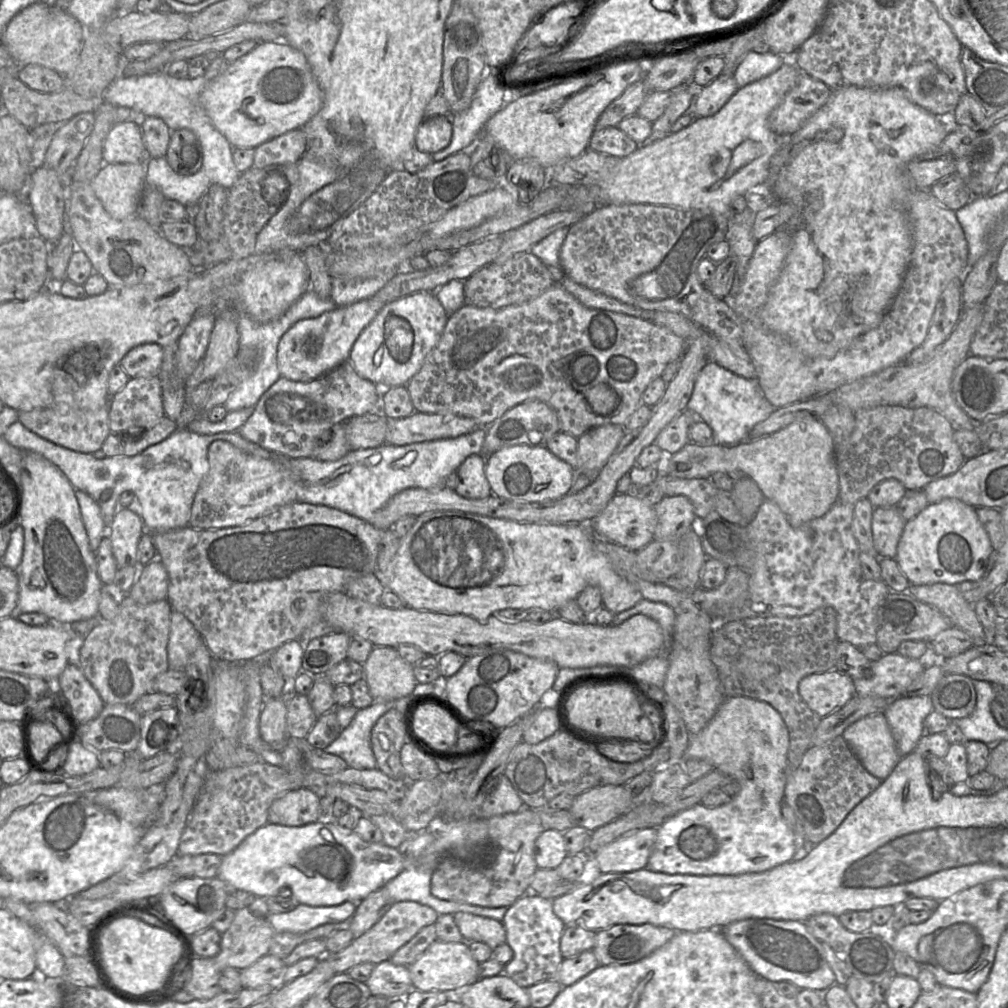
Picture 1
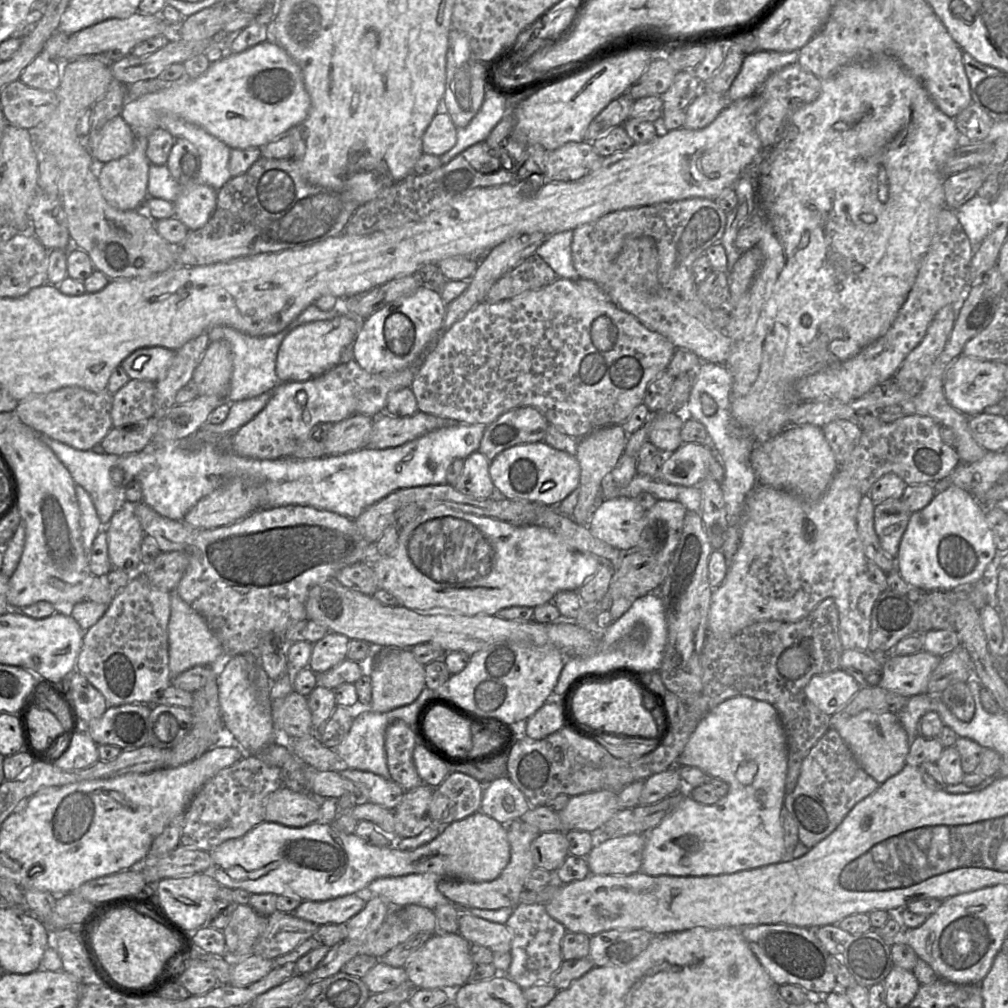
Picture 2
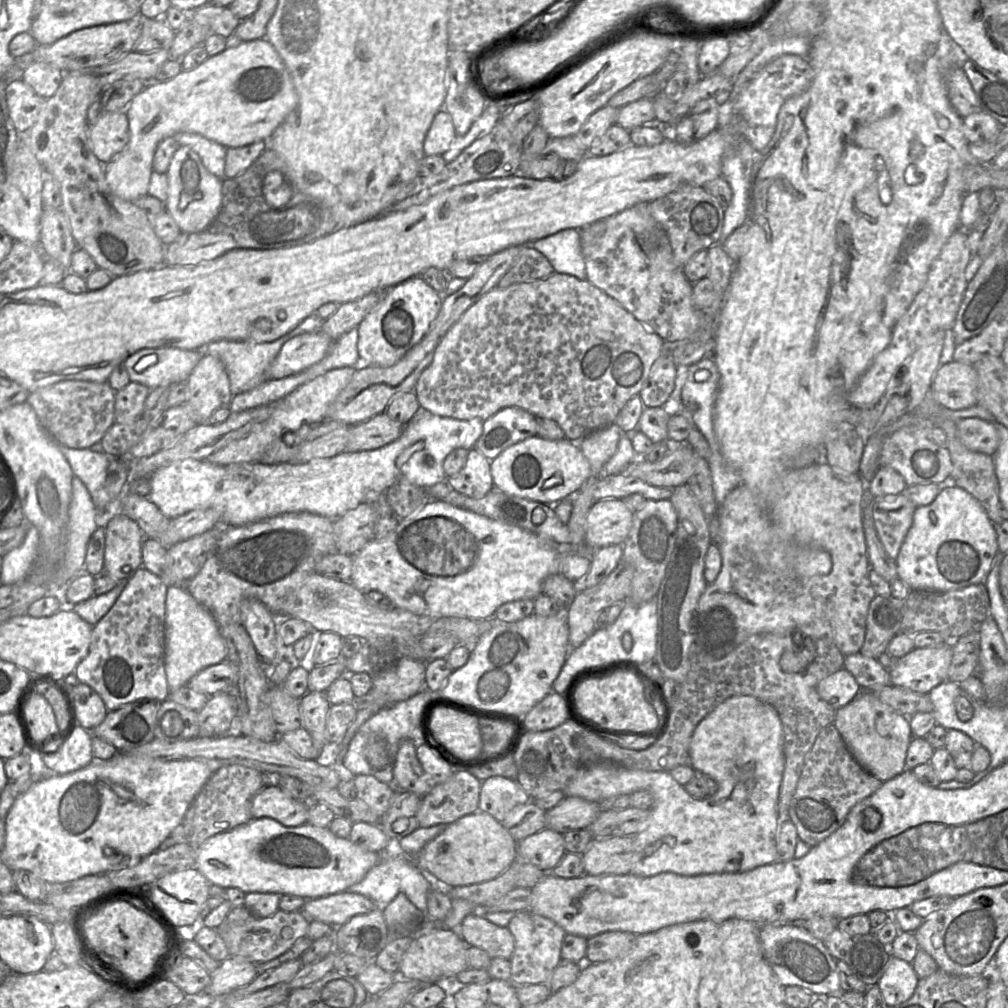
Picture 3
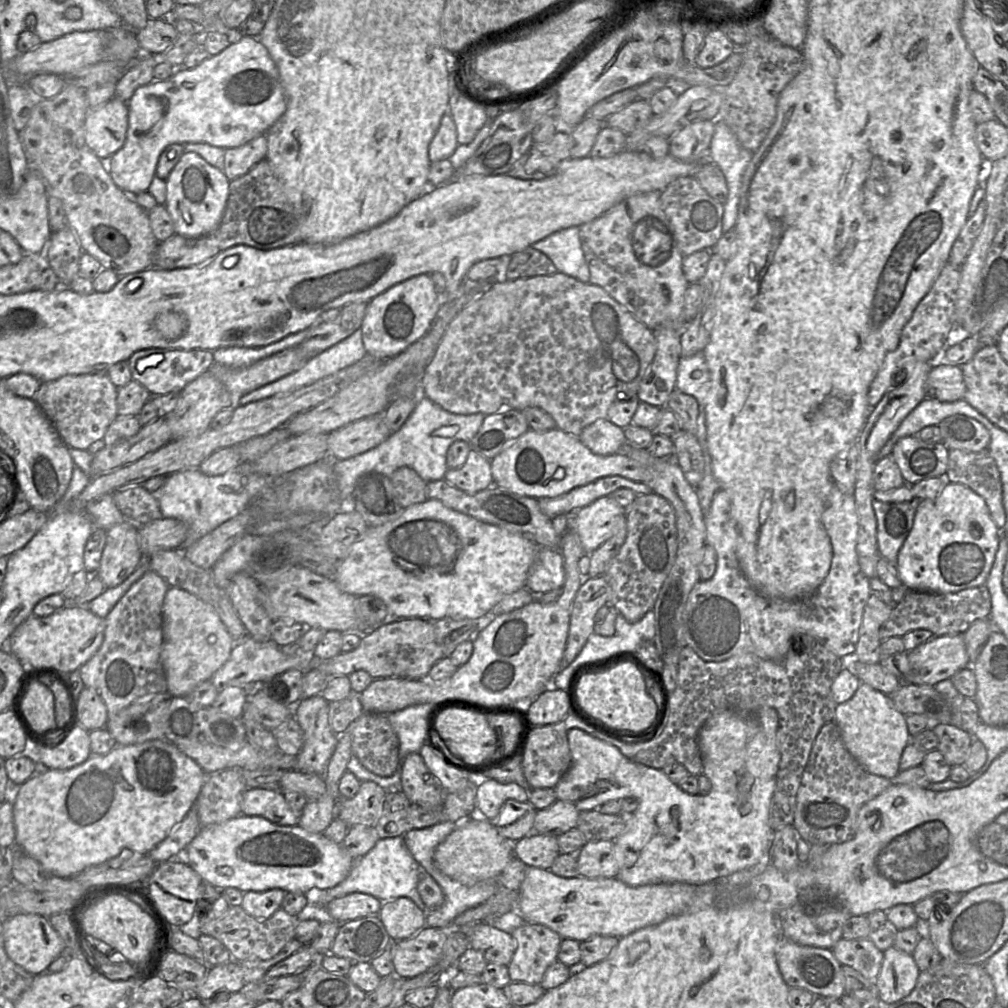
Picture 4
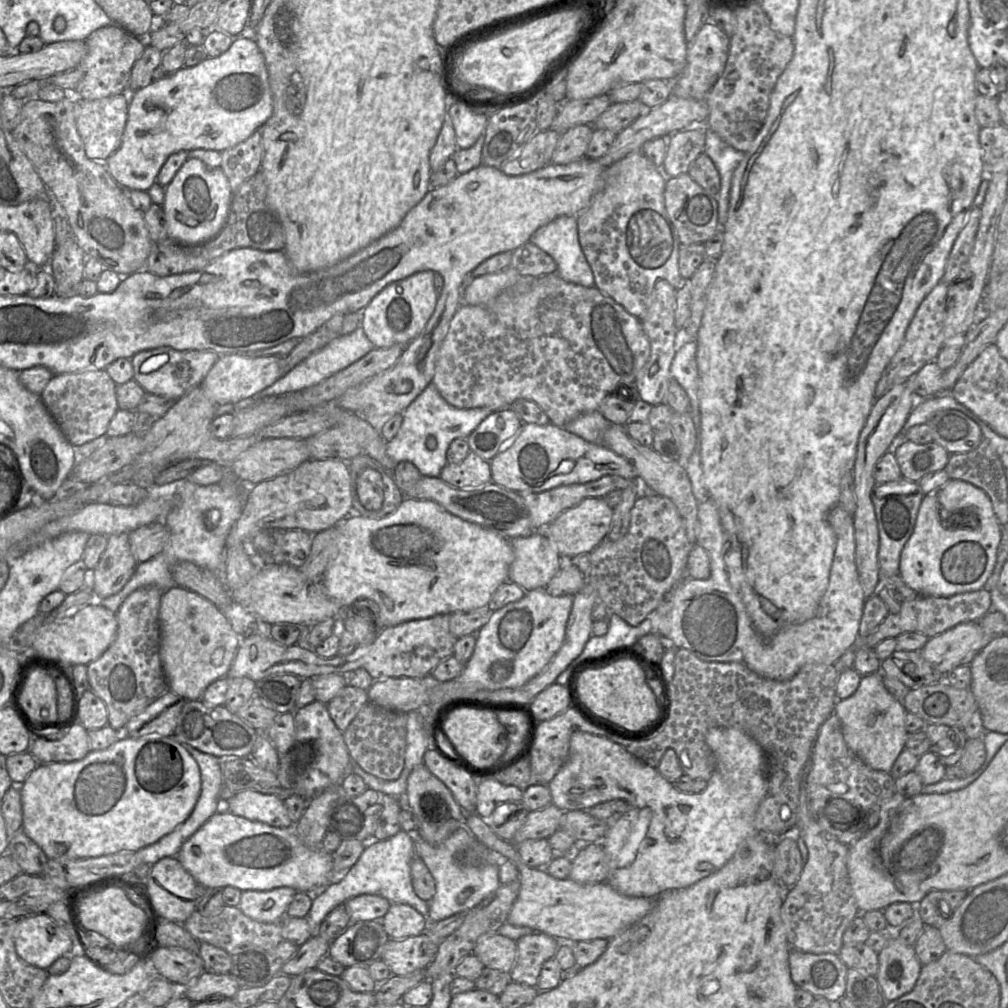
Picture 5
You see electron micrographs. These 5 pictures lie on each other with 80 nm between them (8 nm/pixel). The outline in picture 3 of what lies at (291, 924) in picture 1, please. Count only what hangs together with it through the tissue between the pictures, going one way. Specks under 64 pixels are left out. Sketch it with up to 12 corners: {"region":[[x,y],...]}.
{"region":[[348,891],[306,900],[302,912],[337,928],[376,903]]}

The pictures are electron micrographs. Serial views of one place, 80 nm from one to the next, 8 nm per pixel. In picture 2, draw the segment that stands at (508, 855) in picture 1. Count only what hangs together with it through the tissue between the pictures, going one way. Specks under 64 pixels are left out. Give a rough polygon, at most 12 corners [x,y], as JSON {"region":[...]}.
{"region":[[517,818],[505,825],[510,860],[492,881],[440,878],[437,889],[468,908],[519,904],[534,869],[537,828]]}

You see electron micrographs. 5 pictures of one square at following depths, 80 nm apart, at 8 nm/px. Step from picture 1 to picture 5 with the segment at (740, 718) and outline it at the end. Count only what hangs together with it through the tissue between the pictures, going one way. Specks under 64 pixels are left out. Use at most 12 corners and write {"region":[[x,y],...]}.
{"region":[[711,728],[706,789],[679,791],[582,731],[547,785],[563,812],[627,800],[606,882],[657,898],[756,833],[765,752]]}

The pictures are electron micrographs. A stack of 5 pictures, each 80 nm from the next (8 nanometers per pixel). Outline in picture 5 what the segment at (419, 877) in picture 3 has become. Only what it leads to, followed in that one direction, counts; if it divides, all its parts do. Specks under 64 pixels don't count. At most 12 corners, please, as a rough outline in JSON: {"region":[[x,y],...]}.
{"region":[[414,835],[367,842],[341,880],[314,893],[313,934],[335,907],[362,894],[408,904],[412,887]]}

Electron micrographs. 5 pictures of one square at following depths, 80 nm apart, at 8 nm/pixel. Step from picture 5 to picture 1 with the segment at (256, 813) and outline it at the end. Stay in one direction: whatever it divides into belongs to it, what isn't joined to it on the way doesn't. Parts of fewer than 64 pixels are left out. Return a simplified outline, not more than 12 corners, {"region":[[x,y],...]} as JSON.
{"region":[[312,789],[287,791],[273,801],[268,823],[302,826],[322,819]]}

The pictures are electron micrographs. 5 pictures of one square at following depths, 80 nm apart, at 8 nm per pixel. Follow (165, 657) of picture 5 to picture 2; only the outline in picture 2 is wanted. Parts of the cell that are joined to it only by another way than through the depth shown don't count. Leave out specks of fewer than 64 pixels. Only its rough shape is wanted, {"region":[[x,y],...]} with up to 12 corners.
{"region":[[173,590],[168,621],[171,679],[222,665],[218,638]]}

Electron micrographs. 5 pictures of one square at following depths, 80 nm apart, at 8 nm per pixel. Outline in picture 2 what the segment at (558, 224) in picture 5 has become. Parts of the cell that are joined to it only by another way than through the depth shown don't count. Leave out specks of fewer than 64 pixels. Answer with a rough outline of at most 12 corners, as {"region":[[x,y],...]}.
{"region":[[573,231],[550,236],[535,251],[558,277],[580,279]]}

